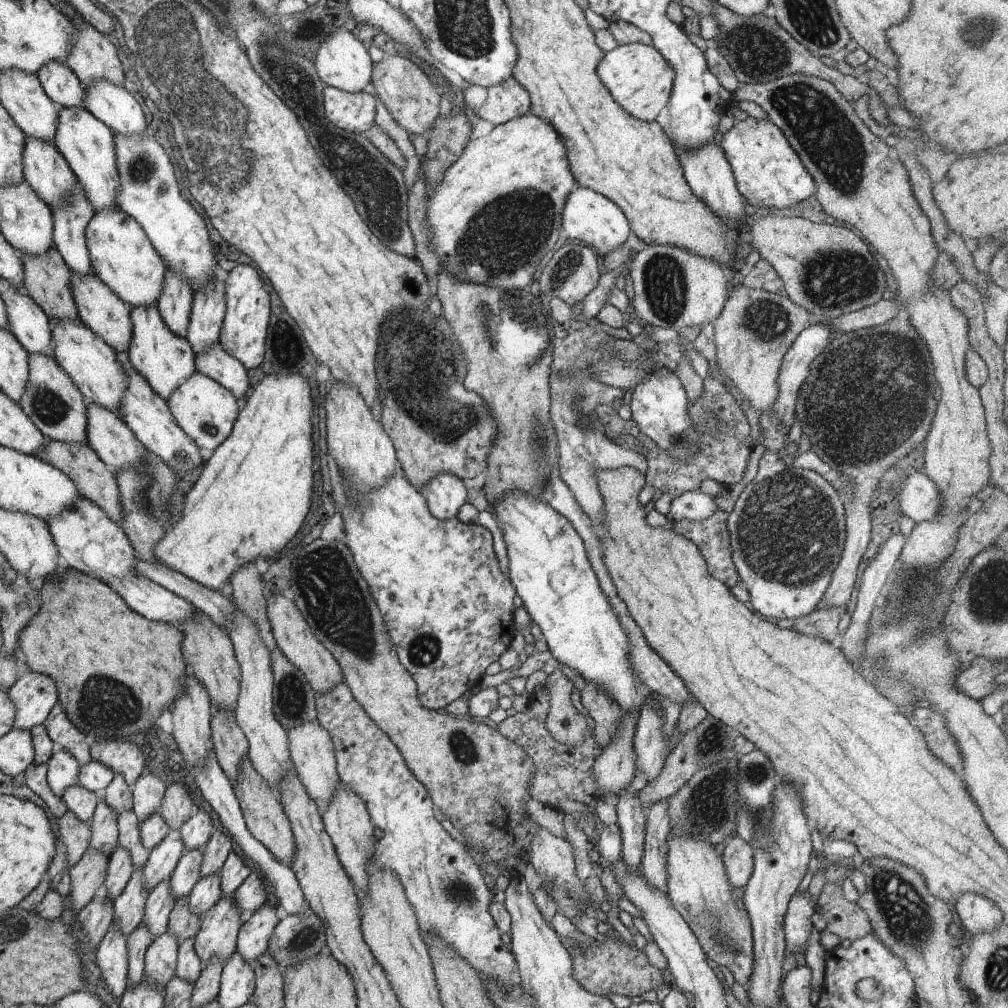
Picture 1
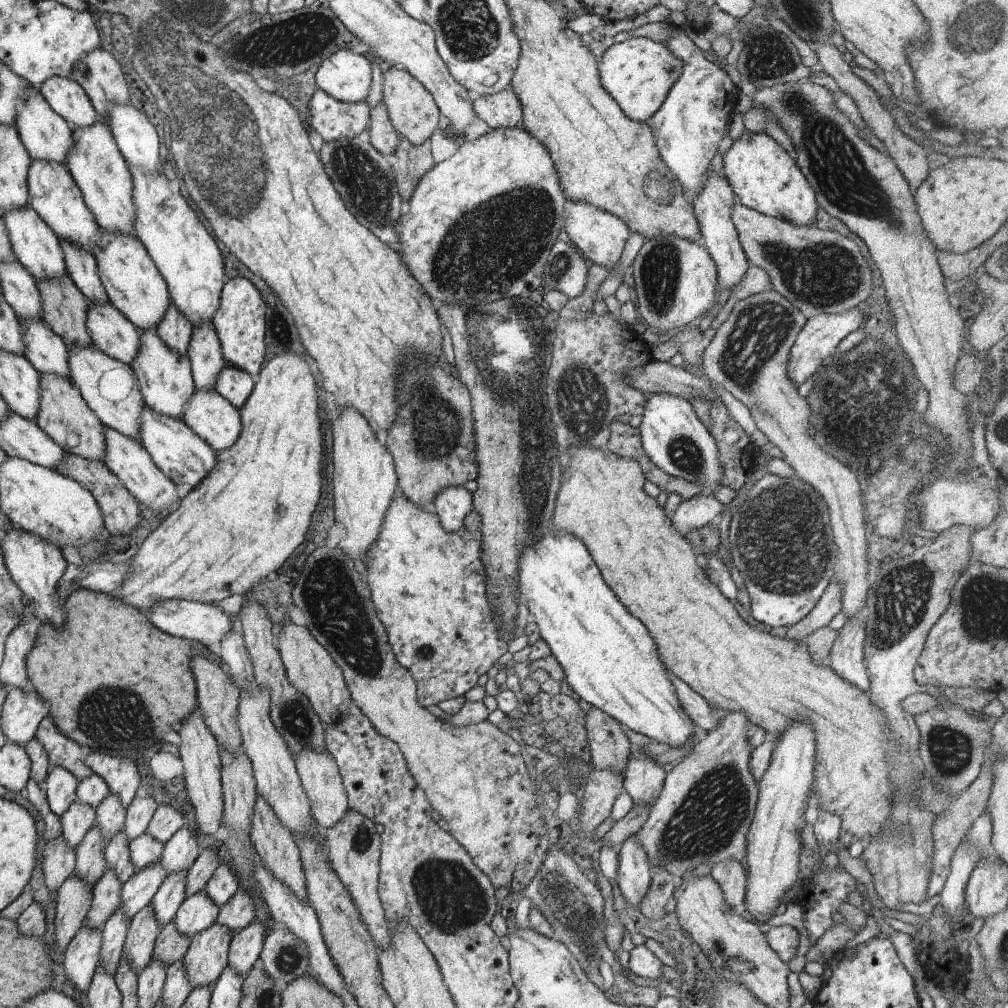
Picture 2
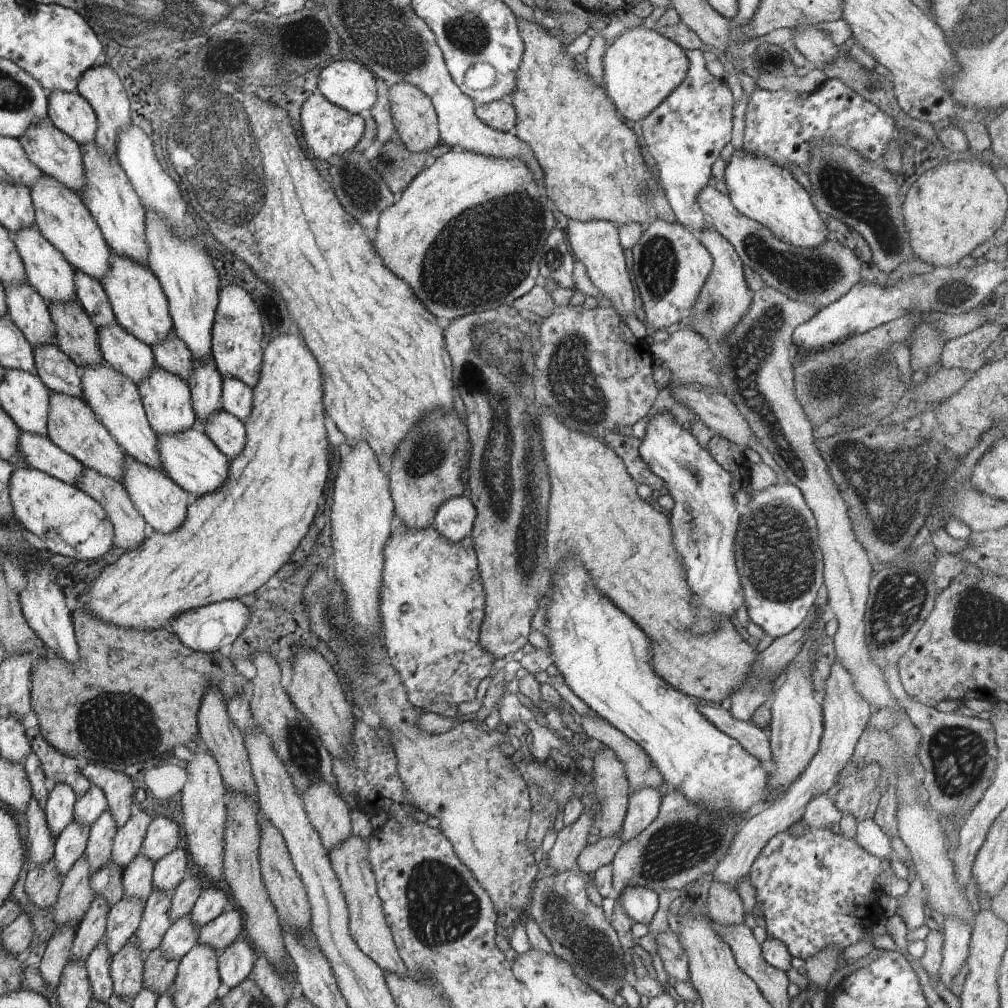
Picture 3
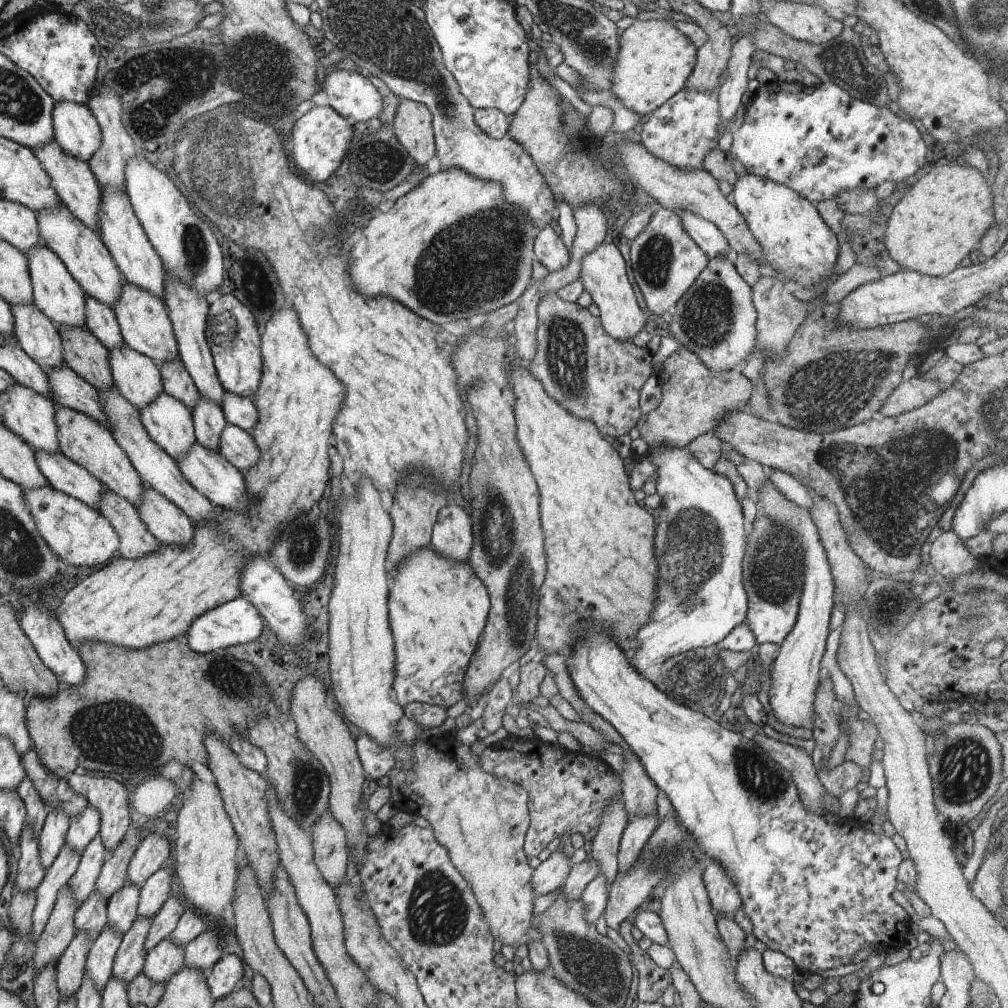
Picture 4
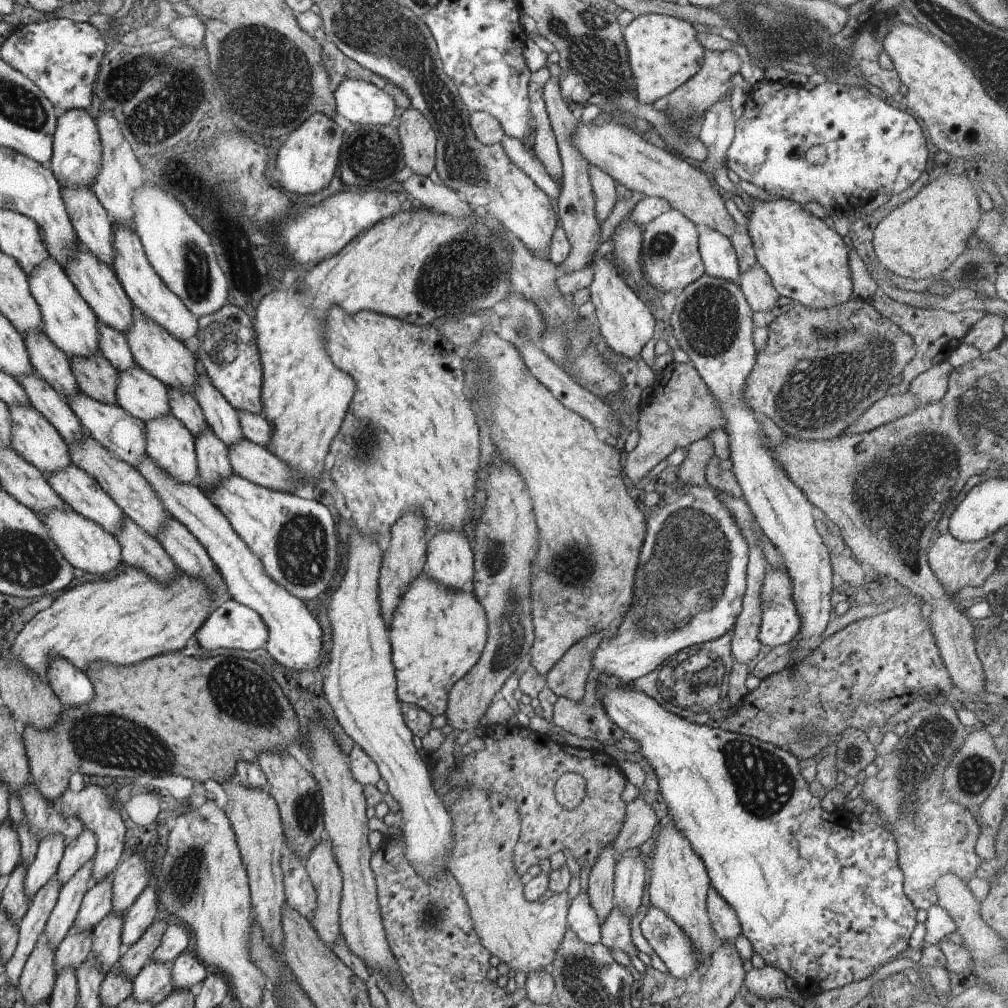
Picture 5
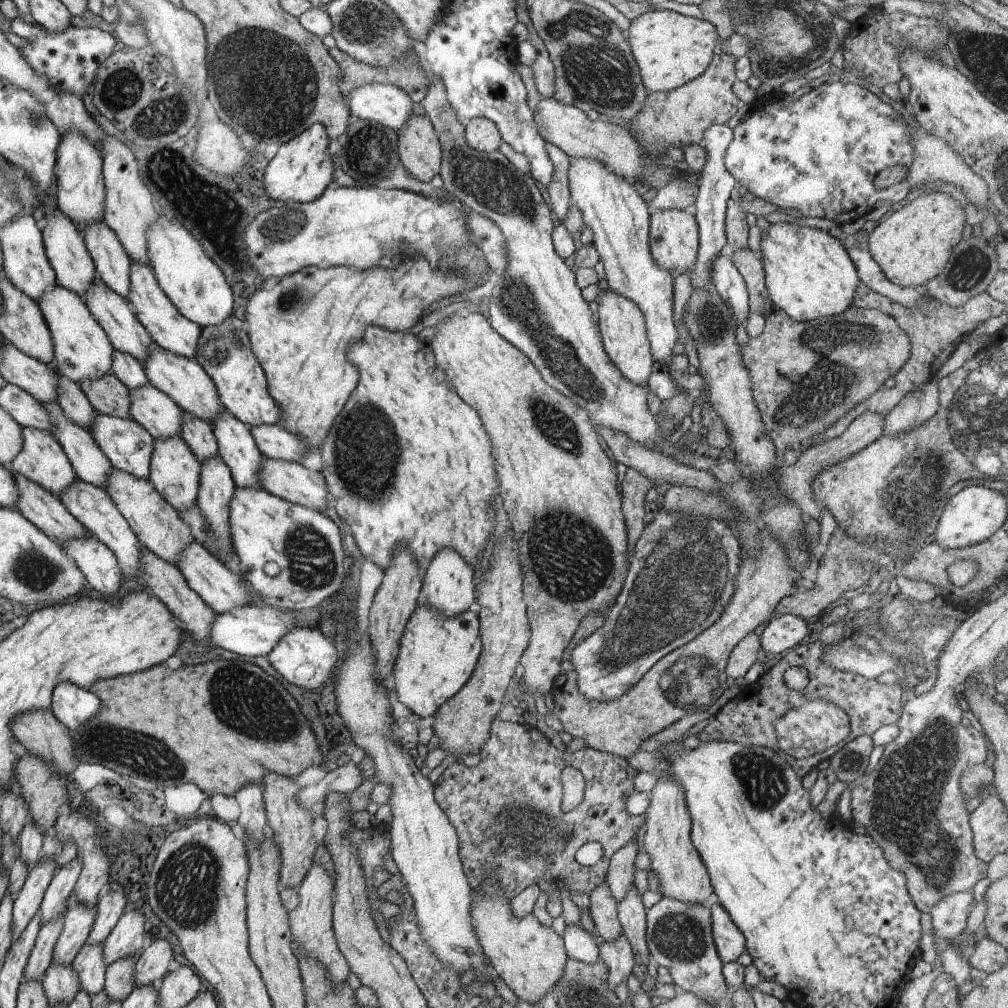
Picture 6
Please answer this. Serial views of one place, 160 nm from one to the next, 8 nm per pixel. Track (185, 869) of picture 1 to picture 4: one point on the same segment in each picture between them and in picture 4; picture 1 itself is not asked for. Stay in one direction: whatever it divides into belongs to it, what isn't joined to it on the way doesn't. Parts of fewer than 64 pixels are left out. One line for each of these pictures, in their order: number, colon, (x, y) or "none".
2: (171, 894)
3: (155, 922)
4: (129, 961)

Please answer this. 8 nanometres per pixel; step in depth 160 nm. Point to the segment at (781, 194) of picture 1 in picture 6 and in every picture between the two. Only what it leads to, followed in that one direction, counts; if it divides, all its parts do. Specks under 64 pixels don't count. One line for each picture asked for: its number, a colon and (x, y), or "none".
2: (764, 176)
3: (765, 192)
4: (796, 241)
5: (807, 261)
6: (808, 273)

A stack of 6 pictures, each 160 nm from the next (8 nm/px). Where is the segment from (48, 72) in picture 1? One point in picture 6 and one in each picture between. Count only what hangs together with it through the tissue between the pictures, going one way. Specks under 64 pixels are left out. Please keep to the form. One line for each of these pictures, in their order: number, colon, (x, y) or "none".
2: (65, 95)
3: (72, 113)
4: (77, 130)
5: (76, 162)
6: (79, 191)

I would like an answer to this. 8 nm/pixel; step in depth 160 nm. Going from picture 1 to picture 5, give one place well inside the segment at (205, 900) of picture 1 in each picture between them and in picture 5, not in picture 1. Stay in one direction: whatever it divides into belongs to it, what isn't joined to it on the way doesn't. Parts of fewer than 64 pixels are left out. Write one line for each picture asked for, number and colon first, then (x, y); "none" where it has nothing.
2: (199, 911)
3: (183, 934)
4: (164, 960)
5: (154, 983)

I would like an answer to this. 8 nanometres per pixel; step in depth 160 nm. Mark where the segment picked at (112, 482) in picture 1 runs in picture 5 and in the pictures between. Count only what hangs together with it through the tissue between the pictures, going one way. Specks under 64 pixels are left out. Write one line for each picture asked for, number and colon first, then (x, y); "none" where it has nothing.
2: (121, 511)
3: (131, 529)
4: (135, 540)
5: (139, 549)

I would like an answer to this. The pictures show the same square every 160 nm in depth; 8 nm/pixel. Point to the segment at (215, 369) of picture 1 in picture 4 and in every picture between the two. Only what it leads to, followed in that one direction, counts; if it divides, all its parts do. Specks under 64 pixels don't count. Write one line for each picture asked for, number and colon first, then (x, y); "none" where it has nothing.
2: (236, 385)
3: (237, 397)
4: (241, 411)

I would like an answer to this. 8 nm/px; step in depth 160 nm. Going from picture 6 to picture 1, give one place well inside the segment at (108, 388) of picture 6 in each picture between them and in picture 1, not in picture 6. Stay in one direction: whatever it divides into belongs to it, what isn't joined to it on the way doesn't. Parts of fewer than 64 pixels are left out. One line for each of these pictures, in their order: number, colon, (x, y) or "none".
1: (47, 279)
2: (65, 308)
3: (77, 336)
4: (84, 353)
5: (95, 375)

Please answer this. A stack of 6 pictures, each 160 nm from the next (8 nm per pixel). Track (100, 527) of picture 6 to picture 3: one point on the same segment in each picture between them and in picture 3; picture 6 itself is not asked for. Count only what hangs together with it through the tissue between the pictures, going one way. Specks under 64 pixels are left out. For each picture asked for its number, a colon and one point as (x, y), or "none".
3: (39, 452)
4: (62, 473)
5: (83, 493)

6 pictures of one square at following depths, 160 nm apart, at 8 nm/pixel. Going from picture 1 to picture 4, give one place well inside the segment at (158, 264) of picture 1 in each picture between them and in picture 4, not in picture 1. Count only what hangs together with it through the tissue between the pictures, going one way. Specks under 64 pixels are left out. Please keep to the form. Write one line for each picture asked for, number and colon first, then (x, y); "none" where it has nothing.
2: (134, 284)
3: (139, 303)
4: (145, 326)

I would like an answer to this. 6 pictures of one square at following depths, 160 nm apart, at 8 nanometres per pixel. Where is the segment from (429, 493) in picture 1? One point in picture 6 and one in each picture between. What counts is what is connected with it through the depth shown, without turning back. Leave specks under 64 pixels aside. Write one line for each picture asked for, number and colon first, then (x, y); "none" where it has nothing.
2: (452, 504)
3: (454, 519)
4: (452, 536)
5: (450, 561)
6: (448, 580)

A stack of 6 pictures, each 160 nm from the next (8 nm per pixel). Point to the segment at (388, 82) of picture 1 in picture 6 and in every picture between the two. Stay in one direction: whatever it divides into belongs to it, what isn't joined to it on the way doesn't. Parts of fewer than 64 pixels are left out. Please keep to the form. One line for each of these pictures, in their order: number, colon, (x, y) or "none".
2: (413, 112)
3: (415, 119)
4: (413, 123)
5: (419, 141)
6: (419, 149)

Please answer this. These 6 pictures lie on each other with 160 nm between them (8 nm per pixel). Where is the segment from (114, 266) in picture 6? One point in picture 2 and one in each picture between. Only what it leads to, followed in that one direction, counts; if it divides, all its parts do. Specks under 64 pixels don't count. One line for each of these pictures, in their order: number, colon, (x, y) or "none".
2: (47, 136)
3: (55, 153)
4: (78, 188)
5: (92, 224)

